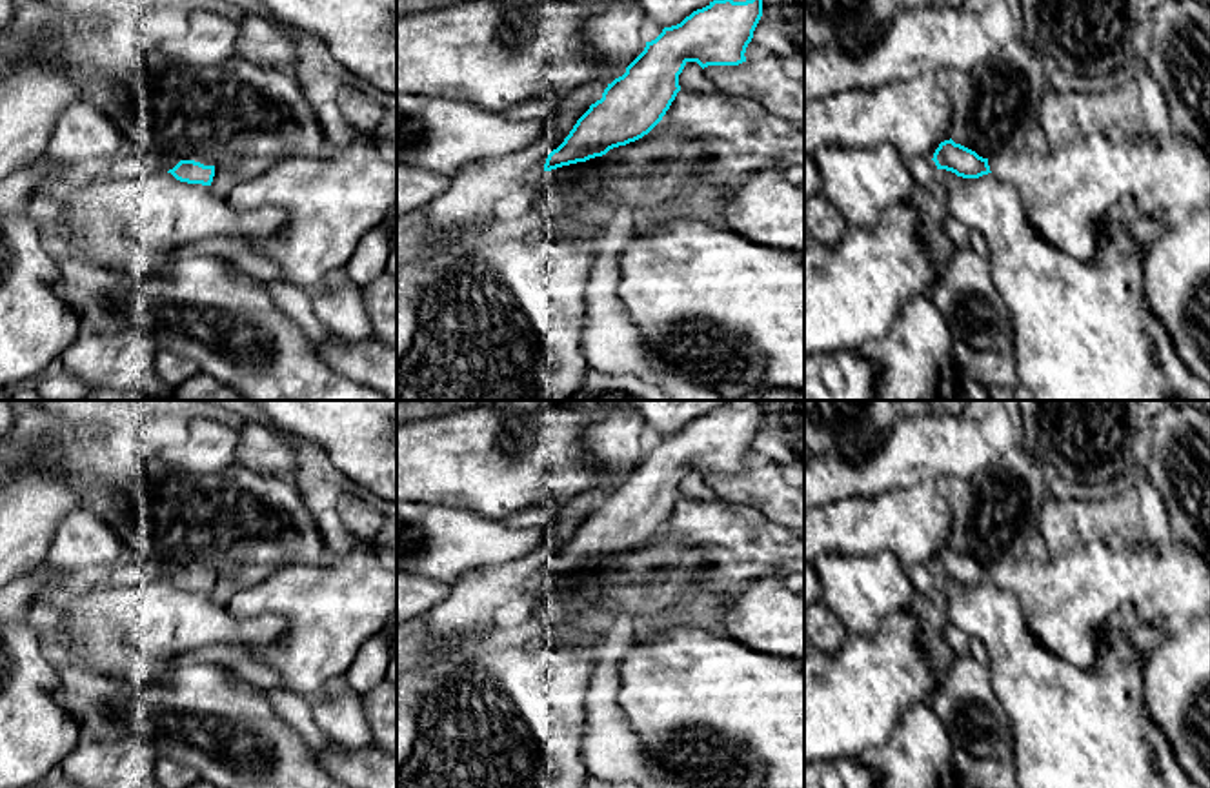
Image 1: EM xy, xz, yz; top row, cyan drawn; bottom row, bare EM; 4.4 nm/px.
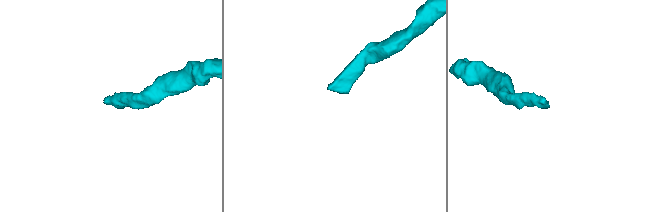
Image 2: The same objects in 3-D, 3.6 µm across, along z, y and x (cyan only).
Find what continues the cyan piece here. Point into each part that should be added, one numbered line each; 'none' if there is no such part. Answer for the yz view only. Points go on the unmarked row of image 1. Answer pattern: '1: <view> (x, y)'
1: yz (1067, 601)

